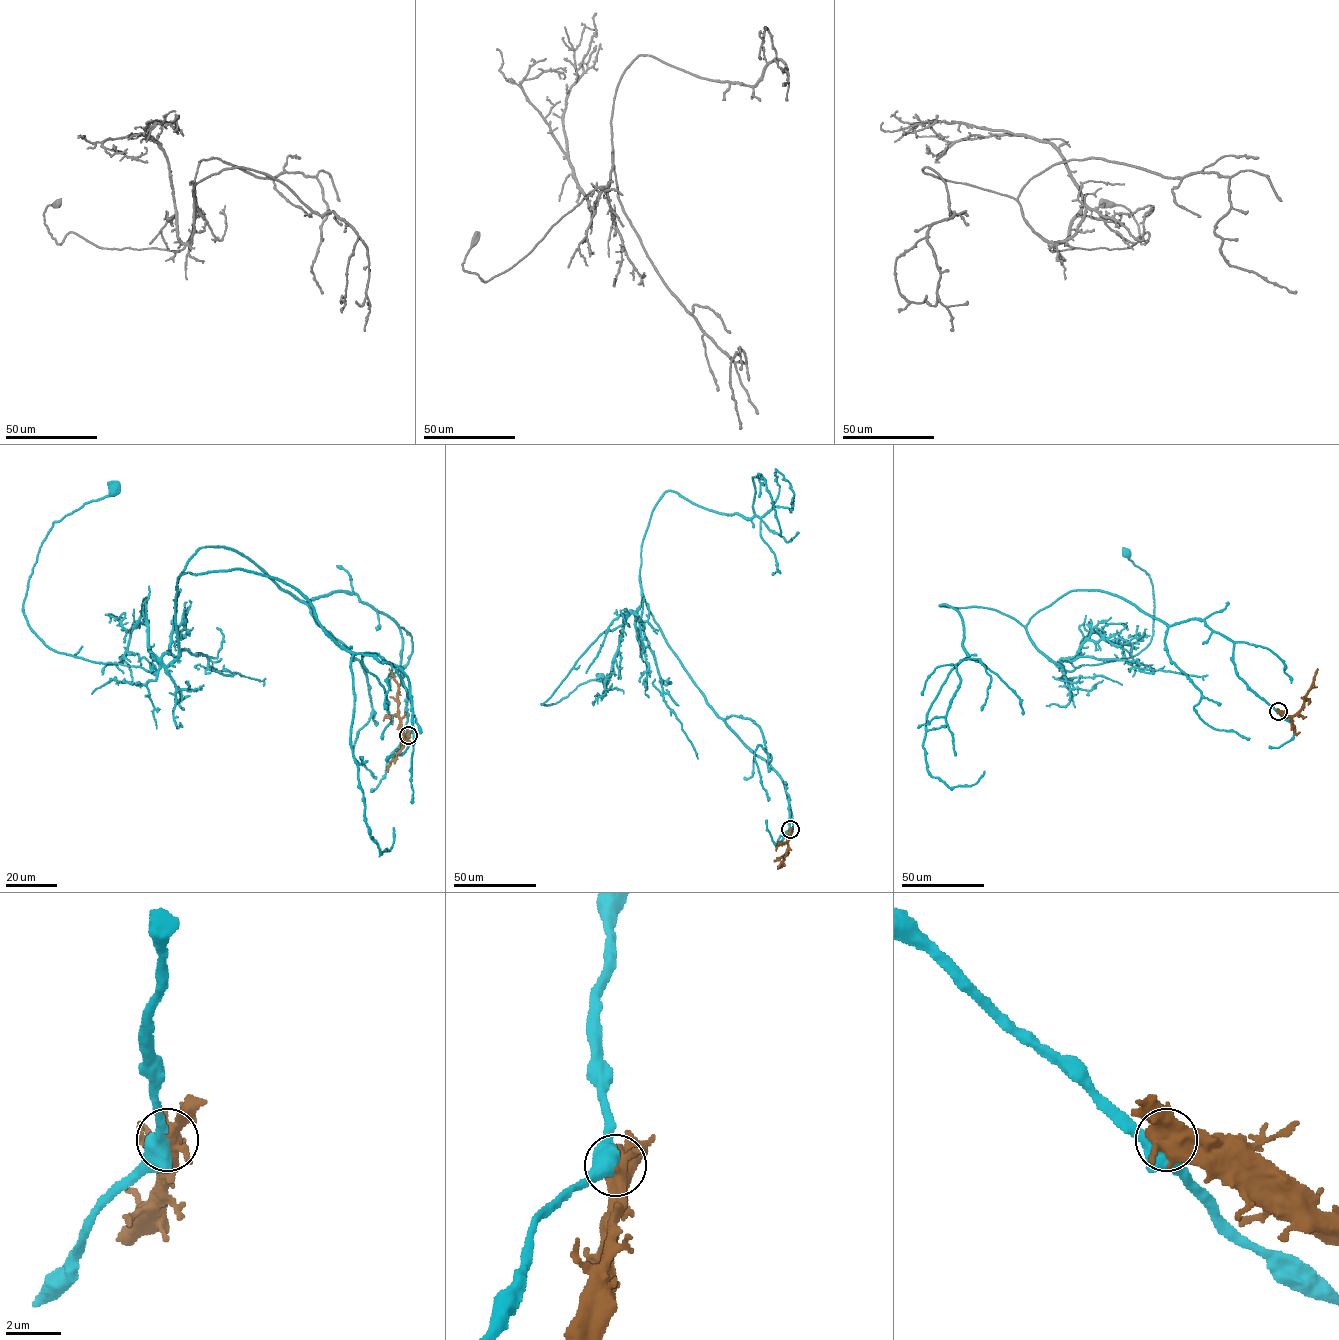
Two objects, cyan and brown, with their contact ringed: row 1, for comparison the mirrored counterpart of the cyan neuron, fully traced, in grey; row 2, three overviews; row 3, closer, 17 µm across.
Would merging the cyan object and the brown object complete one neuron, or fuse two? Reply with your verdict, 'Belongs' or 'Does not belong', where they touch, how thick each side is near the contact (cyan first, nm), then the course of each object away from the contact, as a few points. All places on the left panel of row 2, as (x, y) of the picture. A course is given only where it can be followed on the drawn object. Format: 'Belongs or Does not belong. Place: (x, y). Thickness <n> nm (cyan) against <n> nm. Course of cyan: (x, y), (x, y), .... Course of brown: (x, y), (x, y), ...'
Does not belong. Place: (408, 735). Thickness 500 nm (cyan) against 700 nm. Course of cyan: (408, 735), (388, 616), (223, 547), (179, 576), (168, 665), (49, 647), (43, 540), (116, 486). Course of brown: (408, 735), (405, 742), (398, 711), (398, 683), (389, 669)

